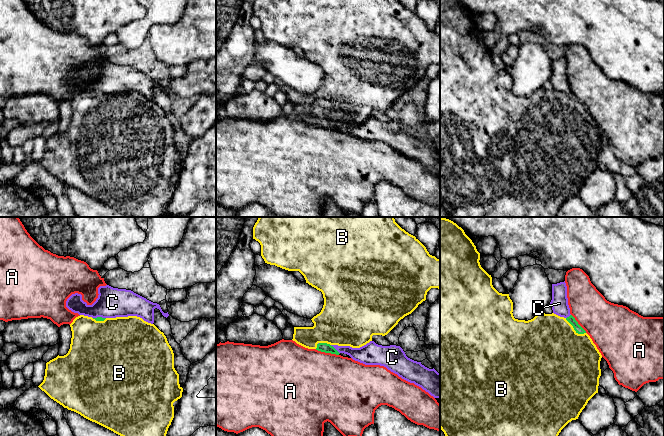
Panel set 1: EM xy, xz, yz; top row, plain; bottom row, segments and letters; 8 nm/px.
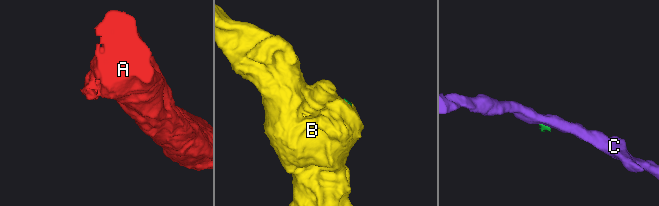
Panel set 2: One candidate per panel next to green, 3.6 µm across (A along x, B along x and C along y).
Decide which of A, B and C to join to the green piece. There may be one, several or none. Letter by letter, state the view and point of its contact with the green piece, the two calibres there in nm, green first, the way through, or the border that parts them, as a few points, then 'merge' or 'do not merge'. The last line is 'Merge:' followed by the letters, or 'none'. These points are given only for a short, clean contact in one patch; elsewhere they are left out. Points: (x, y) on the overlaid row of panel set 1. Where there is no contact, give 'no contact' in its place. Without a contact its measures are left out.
A: xz (327, 352) | 80/500 nm | along xz (315, 349), (338, 355) | do not merge
B: yz (574, 329) | 60/500 nm | across yz (570, 319), (570, 324), (574, 329), (548, 346) | merge
C: xz (335, 349) | 80/140 nm | along xz (330, 345), (339, 353) | do not merge
Merge: B

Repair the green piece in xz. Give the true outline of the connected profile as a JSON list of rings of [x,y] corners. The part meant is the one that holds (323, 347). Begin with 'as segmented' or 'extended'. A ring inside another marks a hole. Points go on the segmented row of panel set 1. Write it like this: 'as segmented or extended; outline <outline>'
extended; outline [[[259,217],[253,227],[253,239],[260,243],[261,256],[265,263],[288,271],[299,271],[306,283],[322,292],[324,305],[321,312],[311,319],[314,326],[294,327],[292,340],[308,349],[339,355],[334,345],[360,348],[372,341],[373,335],[387,335],[401,319],[411,314],[426,300],[427,292],[431,288],[440,289],[440,259],[430,255],[415,236],[406,232],[395,222],[394,217]]]

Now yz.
extended; outline [[[440,218],[440,429],[445,436],[558,436],[561,430],[572,420],[578,419],[580,413],[588,401],[598,393],[599,378],[601,376],[600,361],[601,353],[593,343],[590,336],[578,324],[575,318],[570,315],[567,318],[560,317],[554,313],[545,314],[539,312],[533,319],[525,321],[515,319],[513,316],[513,302],[509,294],[499,293],[492,285],[492,277],[480,265],[480,253],[472,240],[465,234],[464,230],[453,221]]]

